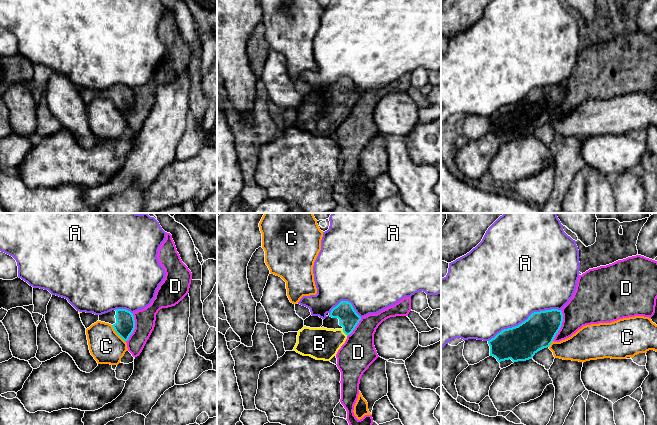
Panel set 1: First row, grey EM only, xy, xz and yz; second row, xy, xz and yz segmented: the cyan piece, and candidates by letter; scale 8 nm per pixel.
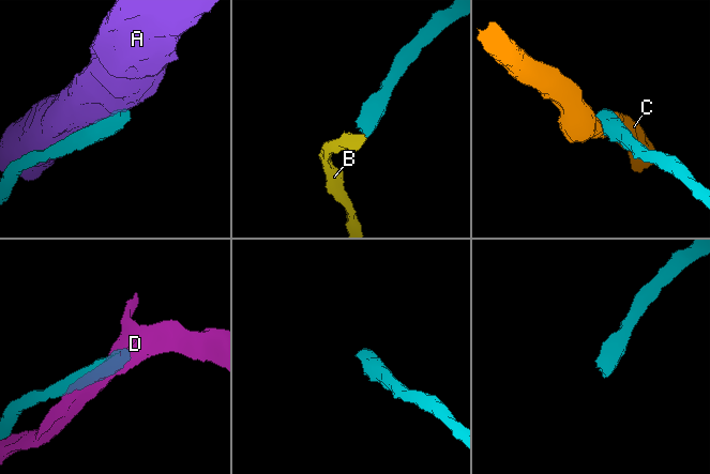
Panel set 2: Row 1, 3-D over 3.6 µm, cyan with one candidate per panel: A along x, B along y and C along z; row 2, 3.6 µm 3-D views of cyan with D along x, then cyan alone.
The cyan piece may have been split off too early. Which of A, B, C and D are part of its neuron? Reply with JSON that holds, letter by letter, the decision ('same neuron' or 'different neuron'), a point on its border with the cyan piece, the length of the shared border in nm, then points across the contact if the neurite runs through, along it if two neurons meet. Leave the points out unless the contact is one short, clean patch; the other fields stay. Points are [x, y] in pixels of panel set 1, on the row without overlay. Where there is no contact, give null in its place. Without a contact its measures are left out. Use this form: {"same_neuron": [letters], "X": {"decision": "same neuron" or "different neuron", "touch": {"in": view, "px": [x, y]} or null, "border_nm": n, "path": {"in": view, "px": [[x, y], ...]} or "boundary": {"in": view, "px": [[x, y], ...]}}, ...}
{"same_neuron": ["B"], "A": {"decision": "different neuron", "touch": {"in": "yz", "px": [525, 96]}, "border_nm": 650}, "B": {"decision": "same neuron", "touch": {"in": "xz", "px": [344, 108]}, "border_nm": 70, "path": {"in": "xz", "px": [[348, 94], [348, 104], [344, 108], [330, 117], [319, 119]]}}, "C": {"decision": "different neuron", "touch": {"in": "xy", "px": [117, 109]}, "border_nm": 180}, "D": {"decision": "different neuron", "touch": {"in": "yz", "px": [561, 101]}, "border_nm": 260}}

